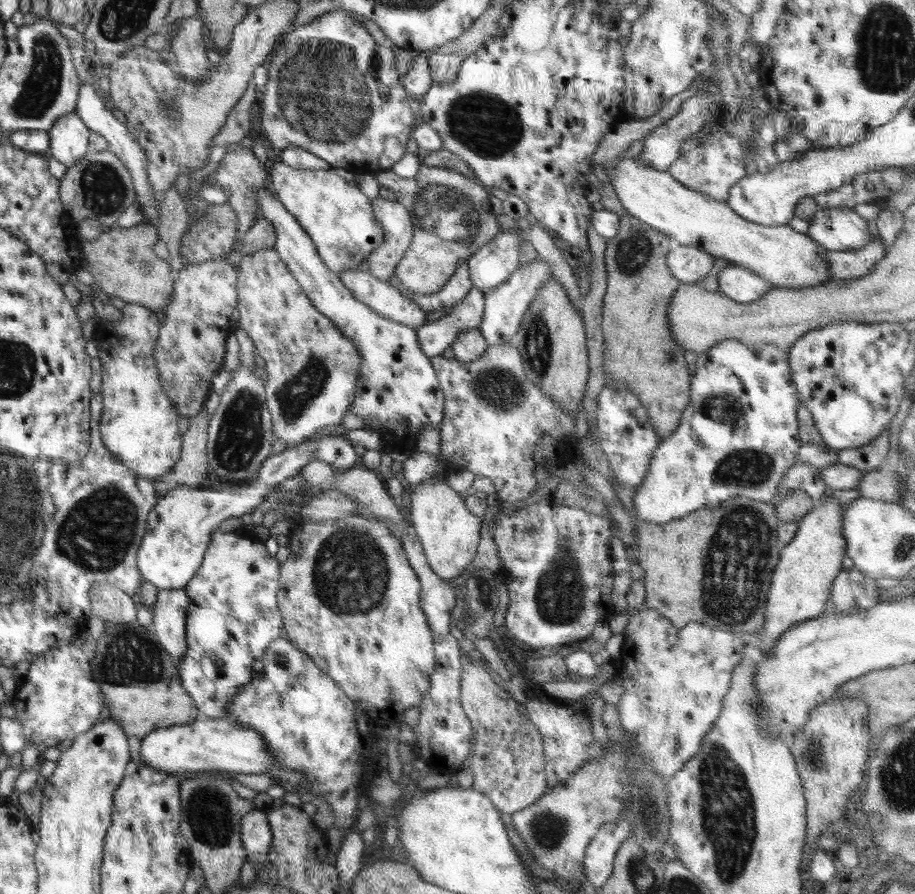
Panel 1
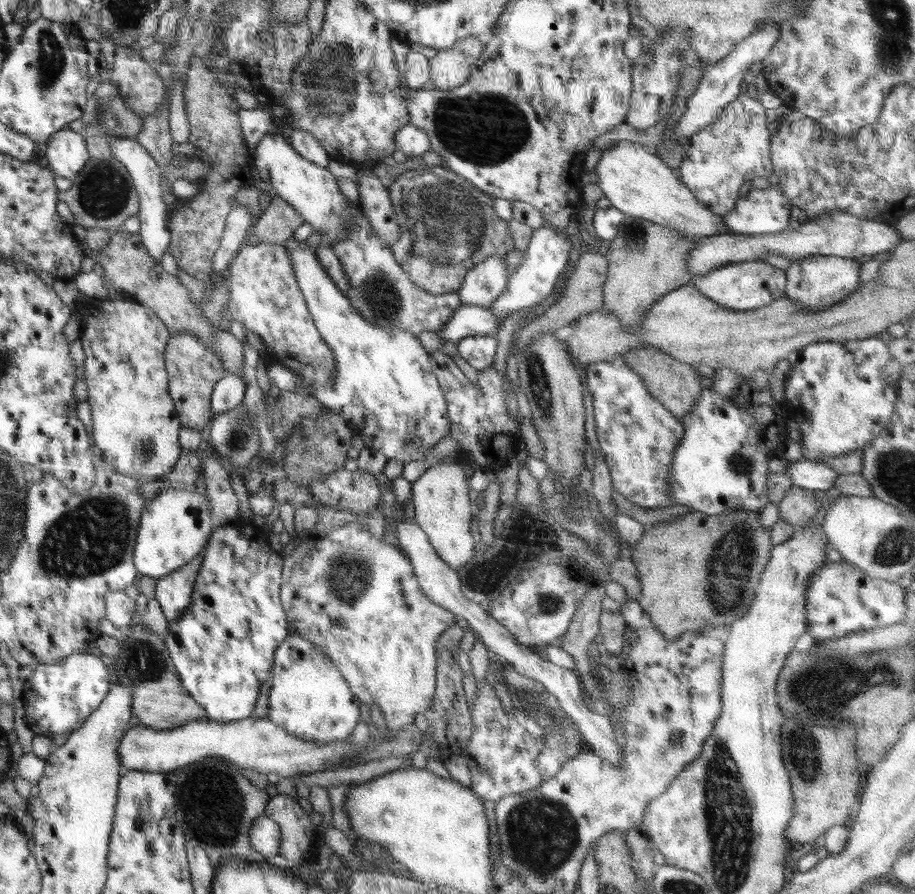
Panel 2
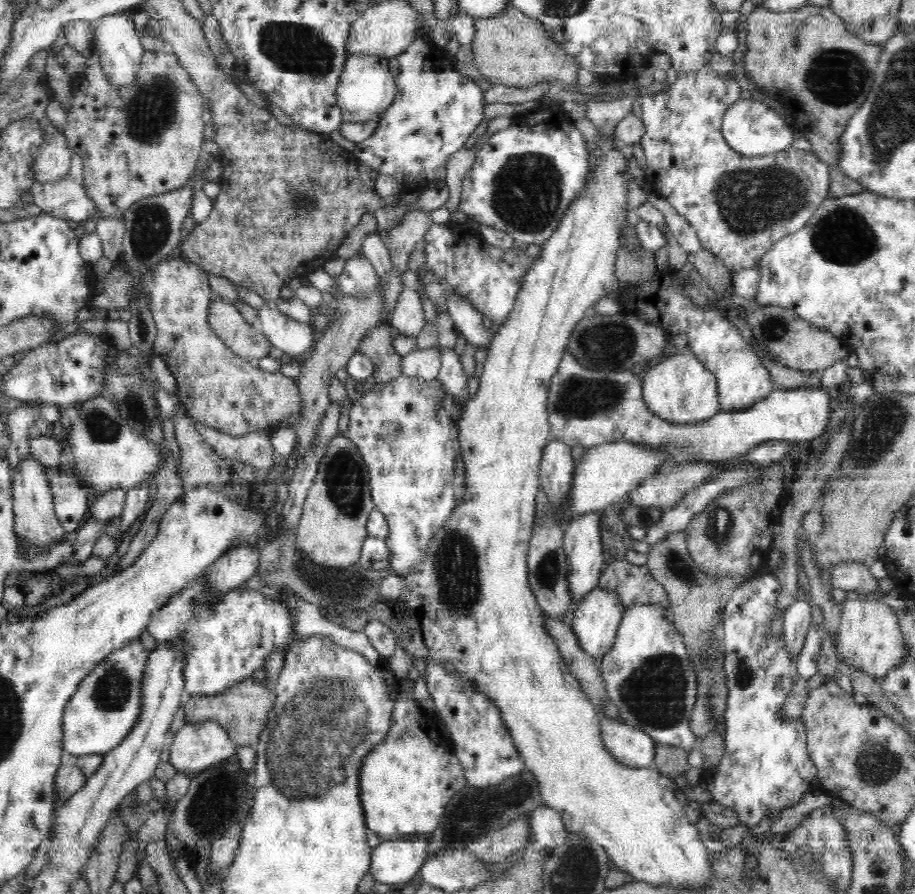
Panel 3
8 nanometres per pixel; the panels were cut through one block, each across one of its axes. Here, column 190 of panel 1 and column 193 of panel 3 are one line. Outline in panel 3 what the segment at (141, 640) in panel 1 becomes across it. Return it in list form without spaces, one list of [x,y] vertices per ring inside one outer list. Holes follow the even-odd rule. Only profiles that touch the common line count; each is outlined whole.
[[[244,678],[244,681],[234,688],[228,688],[216,696],[192,696],[184,703],[186,723],[200,724],[214,721],[227,731],[237,748],[255,748],[259,742],[260,733],[267,725],[268,714],[274,702],[275,695],[272,690],[256,679]]]

